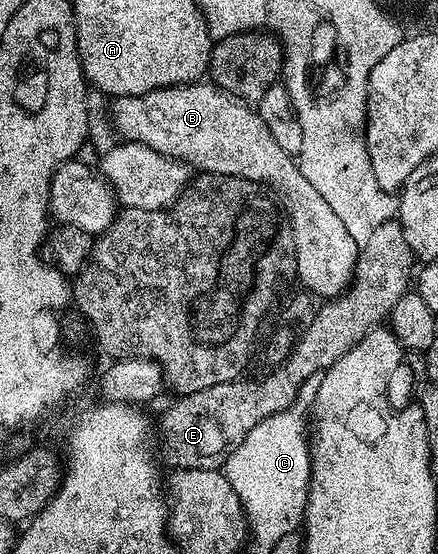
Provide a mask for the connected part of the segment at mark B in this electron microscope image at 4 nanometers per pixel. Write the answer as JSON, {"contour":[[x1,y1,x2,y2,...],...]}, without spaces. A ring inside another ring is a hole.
{"contour":[[206,80,185,86,166,86,162,90,137,94,131,98,115,97,113,102,114,129,125,141,144,144,164,156,175,158,177,162,185,162,195,171,252,180,273,191,288,219,288,234,290,230,294,237,294,262,298,265,298,278,307,286,305,289,311,295,319,294,322,300,336,298,353,282,360,246,345,230,344,224,324,197,320,196,320,192,312,188,307,177,301,174,295,155,284,152,284,148,276,144,276,136,272,136,268,124,264,124,257,109,238,101]]}

